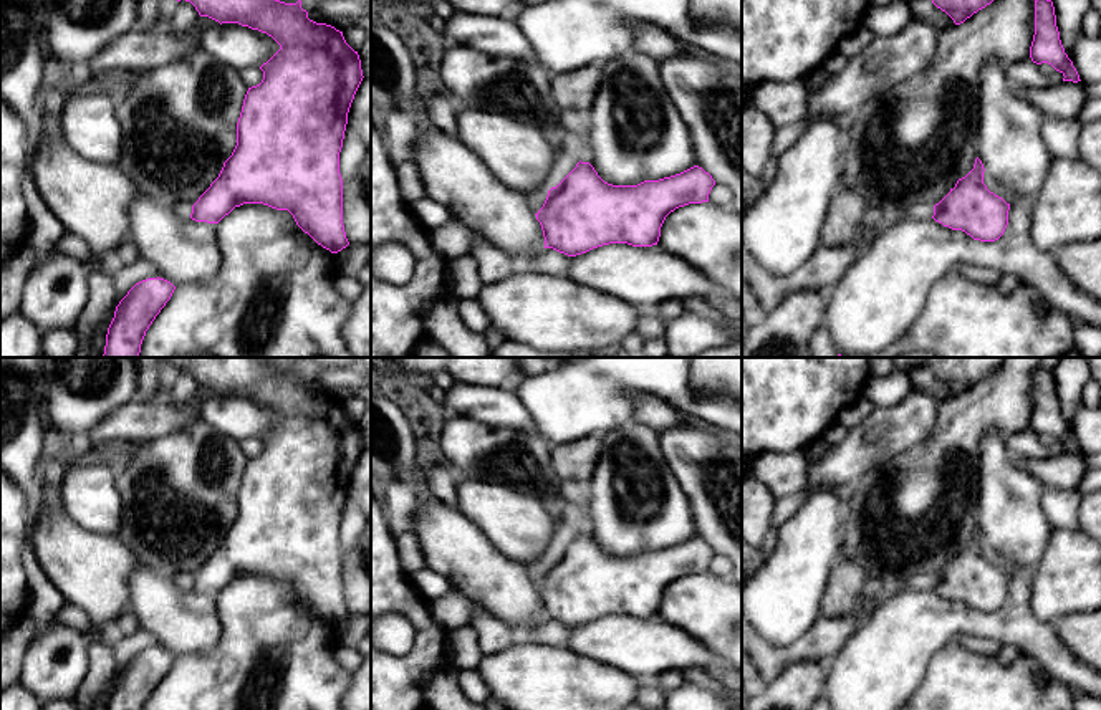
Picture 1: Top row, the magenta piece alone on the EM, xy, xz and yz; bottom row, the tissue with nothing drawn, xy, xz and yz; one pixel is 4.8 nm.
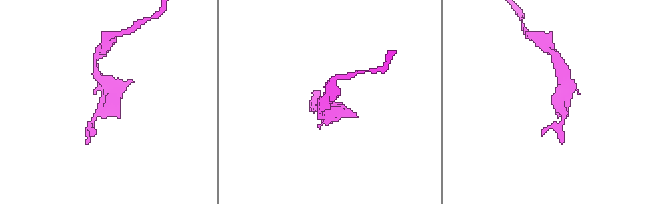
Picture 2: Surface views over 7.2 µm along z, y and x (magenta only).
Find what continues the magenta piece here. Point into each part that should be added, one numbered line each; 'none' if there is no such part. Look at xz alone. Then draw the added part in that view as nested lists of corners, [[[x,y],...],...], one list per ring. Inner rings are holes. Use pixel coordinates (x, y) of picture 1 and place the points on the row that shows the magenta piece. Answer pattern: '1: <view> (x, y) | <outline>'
none

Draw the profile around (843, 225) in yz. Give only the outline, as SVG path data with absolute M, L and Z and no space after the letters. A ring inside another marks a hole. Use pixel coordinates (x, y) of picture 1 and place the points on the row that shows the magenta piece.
M836 189L829 202L820 245L853 245L859 258L866 250L863 227L866 207L864 199L853 189Z

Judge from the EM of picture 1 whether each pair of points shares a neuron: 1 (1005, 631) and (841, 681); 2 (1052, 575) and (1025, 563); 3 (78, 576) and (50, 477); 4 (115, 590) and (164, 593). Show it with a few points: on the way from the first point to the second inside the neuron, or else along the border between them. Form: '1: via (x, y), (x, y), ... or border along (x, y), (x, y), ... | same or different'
1: via (964, 624), (918, 624), (883, 659) | same
2: border along (1052, 532), (1047, 551), (1028, 580) | different
3: via (67, 551), (53, 535), (52, 502) | same
4: border along (139, 563), (129, 578), (126, 609) | different

